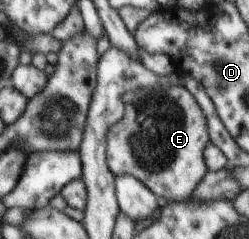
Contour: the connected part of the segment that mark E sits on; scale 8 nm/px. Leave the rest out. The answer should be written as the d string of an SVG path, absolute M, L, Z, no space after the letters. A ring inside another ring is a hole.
M179 84L166 91L141 89L135 98L139 100L137 110L124 112L123 120L109 129L108 167L116 177L134 176L156 197L166 198L168 202L189 201L209 171L203 156L204 148L210 143L203 110L195 97Z

